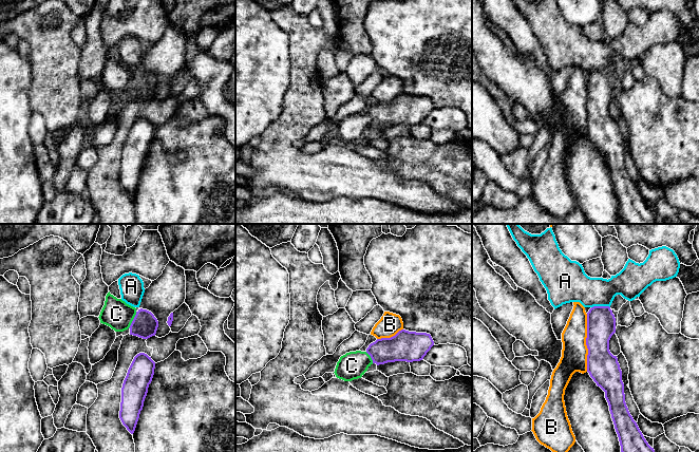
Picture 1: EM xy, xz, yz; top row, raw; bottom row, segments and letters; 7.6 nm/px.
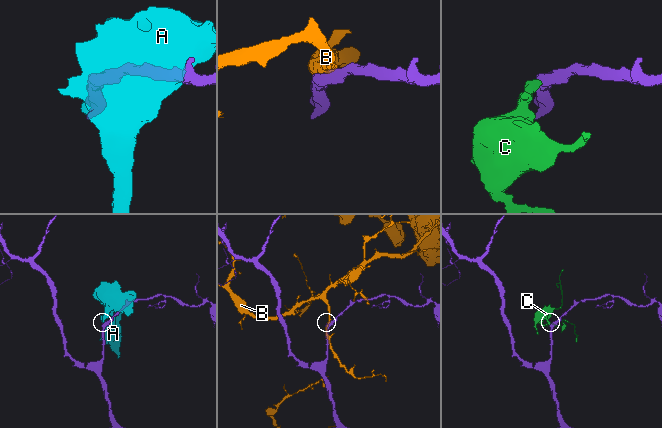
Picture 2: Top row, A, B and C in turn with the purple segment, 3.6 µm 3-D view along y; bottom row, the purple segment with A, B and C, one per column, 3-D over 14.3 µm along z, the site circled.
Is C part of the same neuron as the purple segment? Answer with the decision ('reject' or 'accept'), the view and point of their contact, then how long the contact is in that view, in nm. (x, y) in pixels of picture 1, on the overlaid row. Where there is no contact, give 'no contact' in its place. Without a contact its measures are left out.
accept; meets purple in xy at (133, 320); contact 140 nm long

